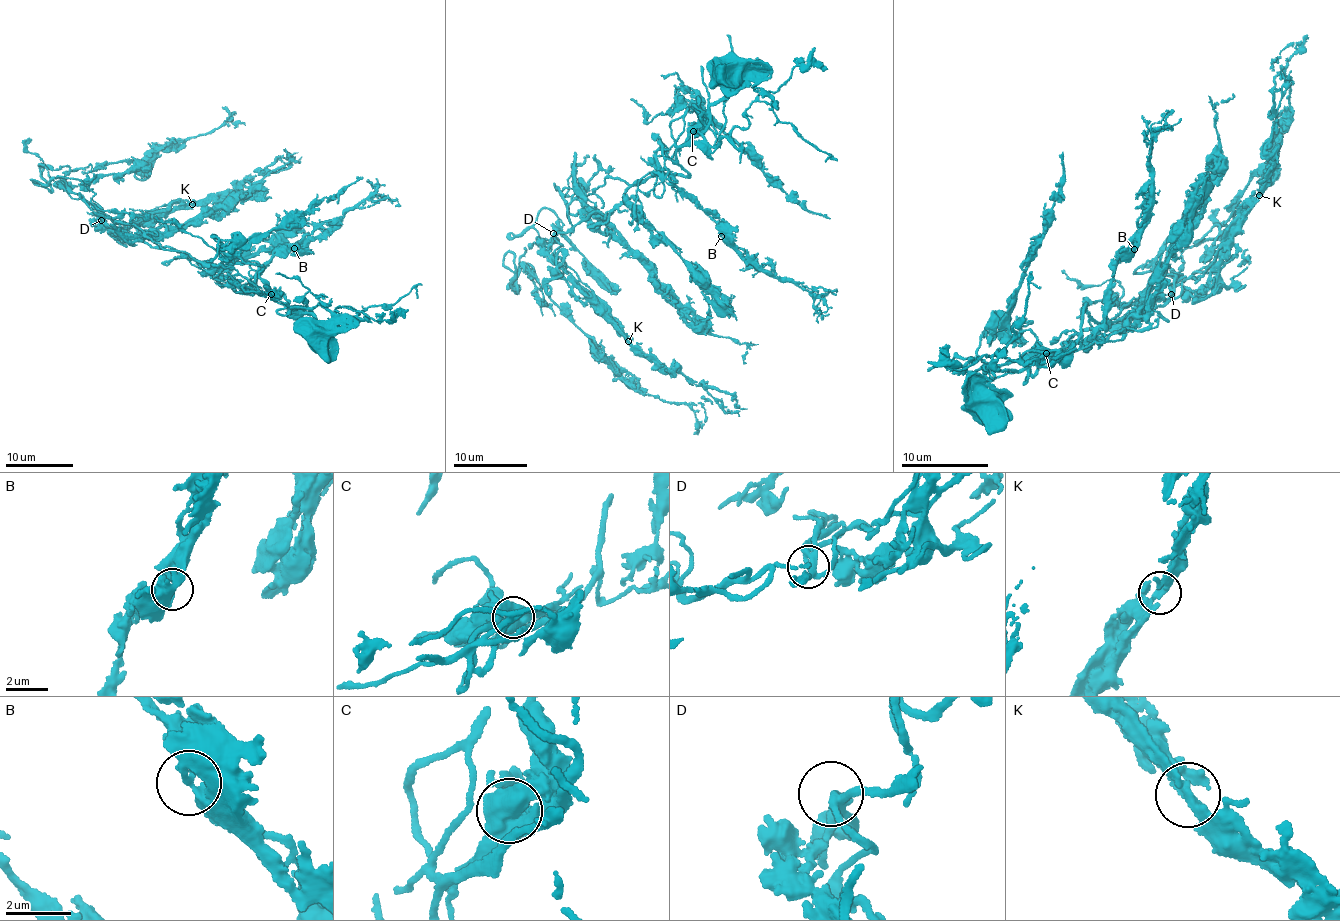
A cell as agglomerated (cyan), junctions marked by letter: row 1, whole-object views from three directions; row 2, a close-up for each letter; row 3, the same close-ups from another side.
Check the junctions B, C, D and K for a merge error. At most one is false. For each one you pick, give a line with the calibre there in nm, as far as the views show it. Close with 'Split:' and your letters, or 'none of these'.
C: 600 nm
Split: C

